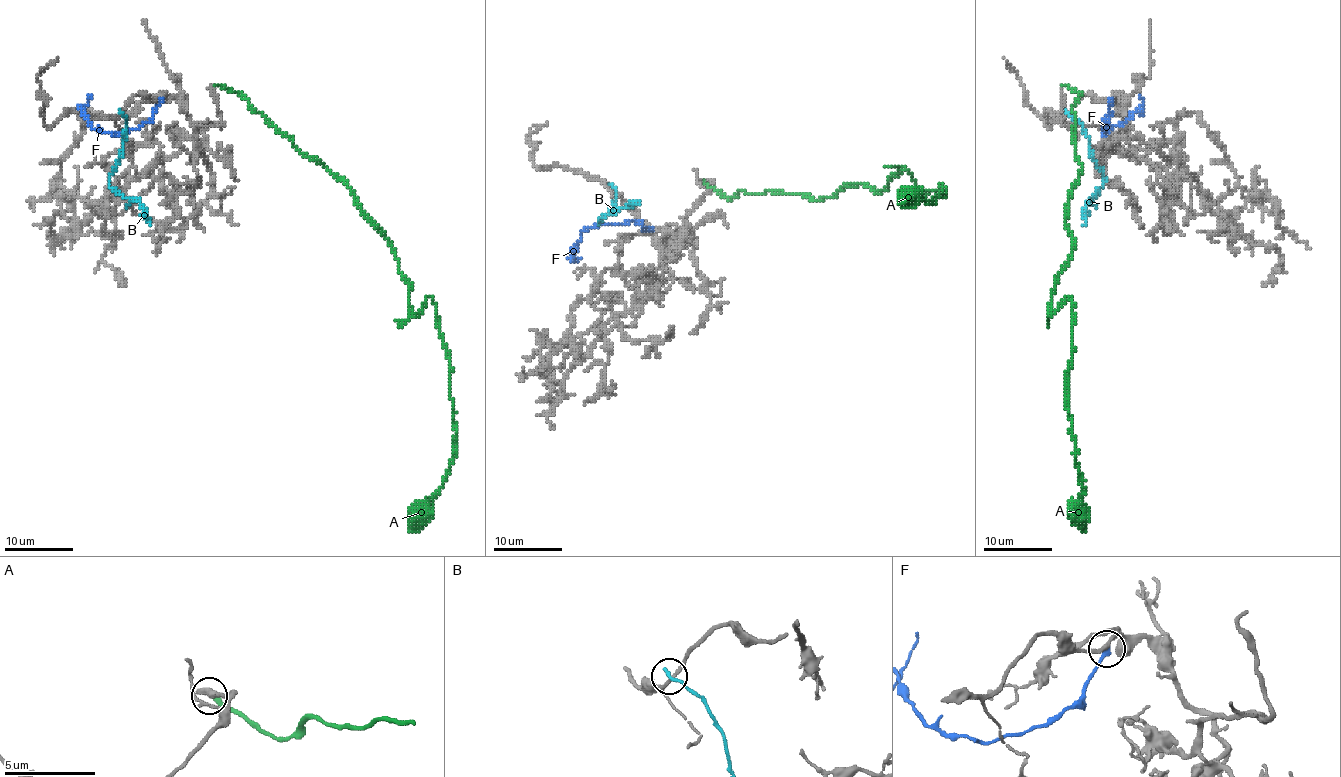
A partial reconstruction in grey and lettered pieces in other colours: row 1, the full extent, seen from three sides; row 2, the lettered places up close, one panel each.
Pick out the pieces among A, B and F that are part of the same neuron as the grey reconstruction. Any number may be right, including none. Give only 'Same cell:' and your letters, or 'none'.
Same cell: A

